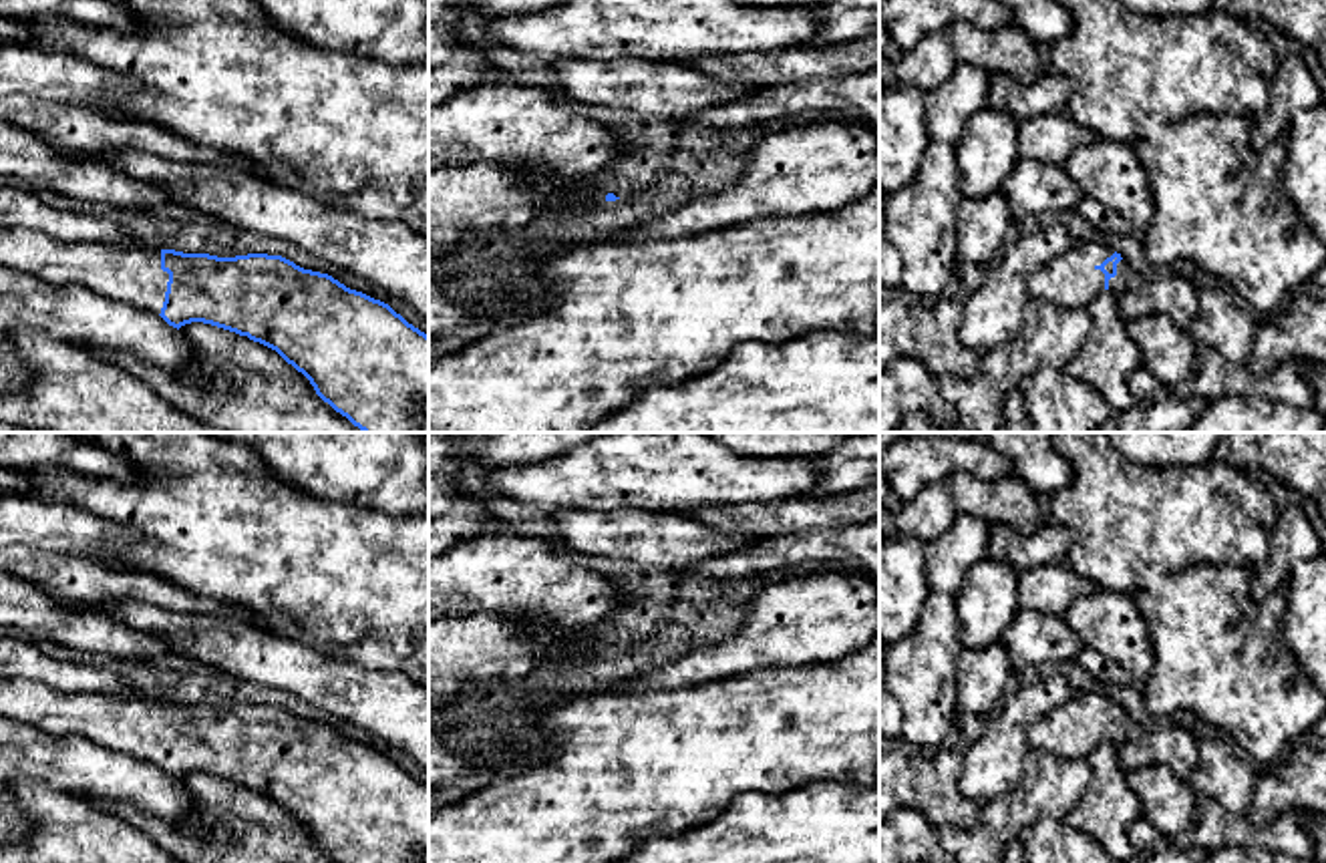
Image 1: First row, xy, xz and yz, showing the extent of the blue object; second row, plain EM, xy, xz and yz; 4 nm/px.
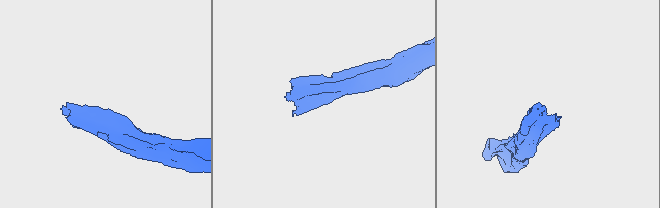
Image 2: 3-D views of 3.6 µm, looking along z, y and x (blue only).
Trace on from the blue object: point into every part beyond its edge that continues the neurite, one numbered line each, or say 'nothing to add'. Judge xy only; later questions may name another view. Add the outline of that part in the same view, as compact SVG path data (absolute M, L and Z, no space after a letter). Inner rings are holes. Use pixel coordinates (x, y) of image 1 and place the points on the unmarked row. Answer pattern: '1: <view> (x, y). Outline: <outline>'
1: xy (131, 725). Outline: M0 676L0 716L50 736L80 736L157 766L169 732L169 724L161 720L161 700L141 694L64 694L28 678Z

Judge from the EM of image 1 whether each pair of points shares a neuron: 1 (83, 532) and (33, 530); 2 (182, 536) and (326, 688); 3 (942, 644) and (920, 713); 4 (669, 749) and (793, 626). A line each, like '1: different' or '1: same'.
1: same
2: different
3: same
4: different

